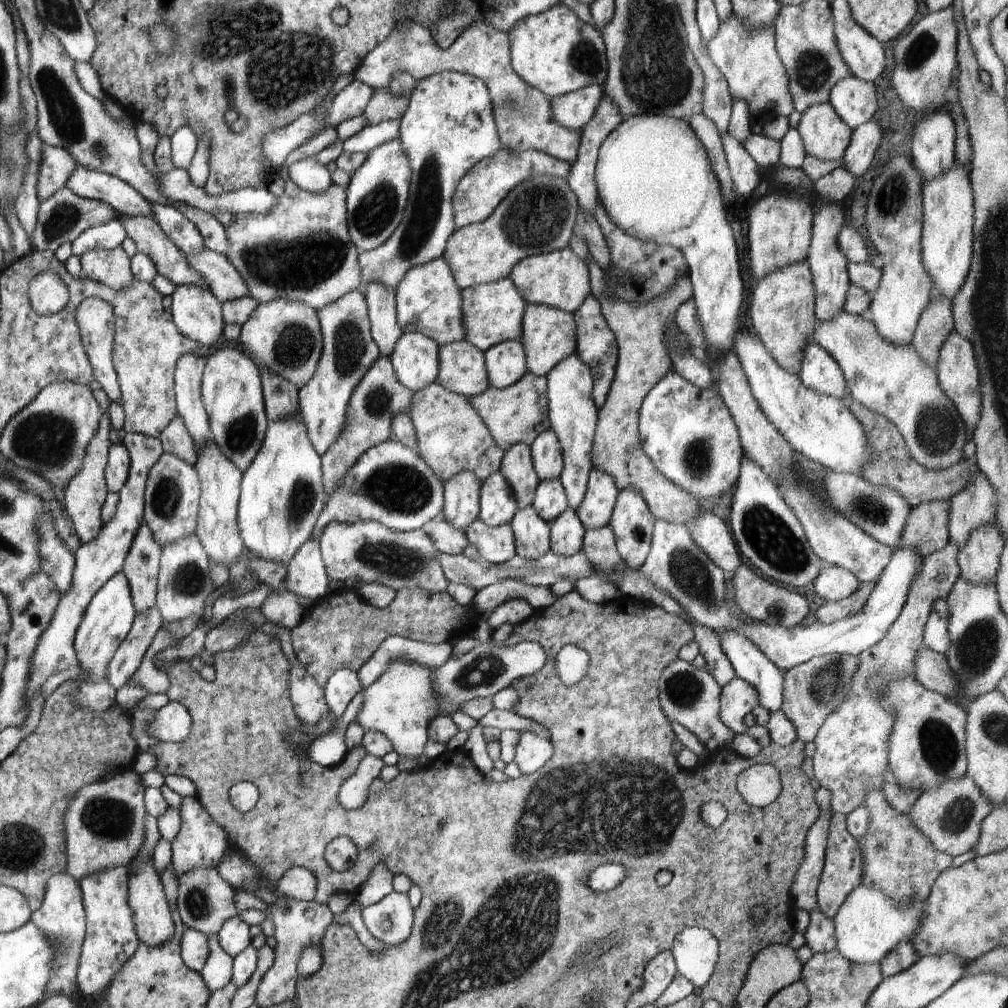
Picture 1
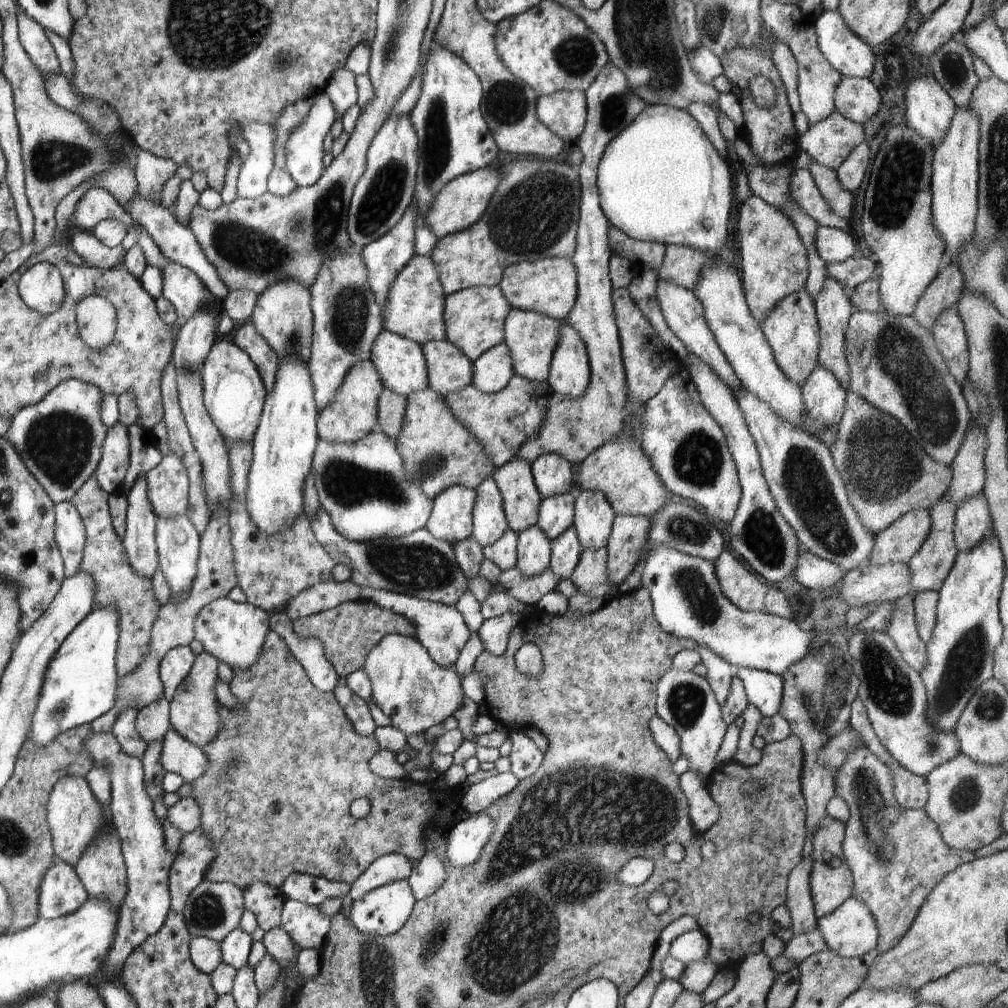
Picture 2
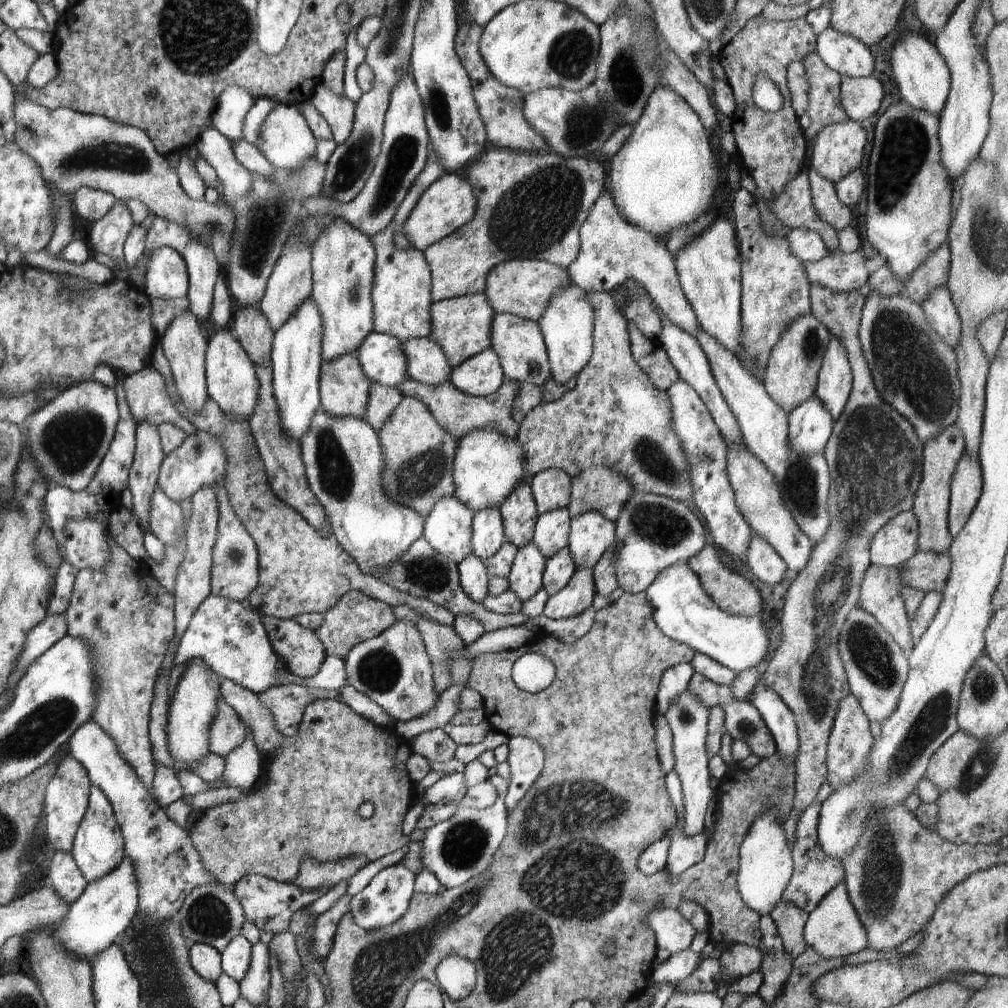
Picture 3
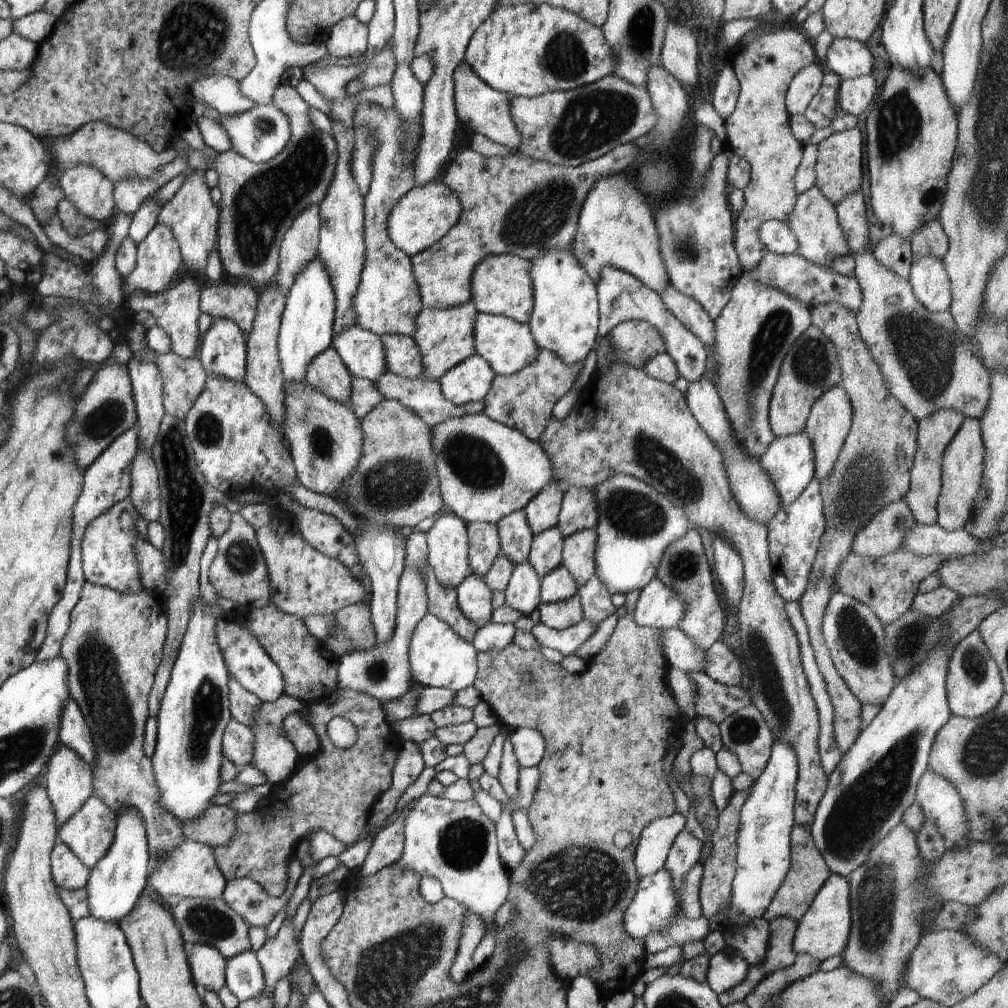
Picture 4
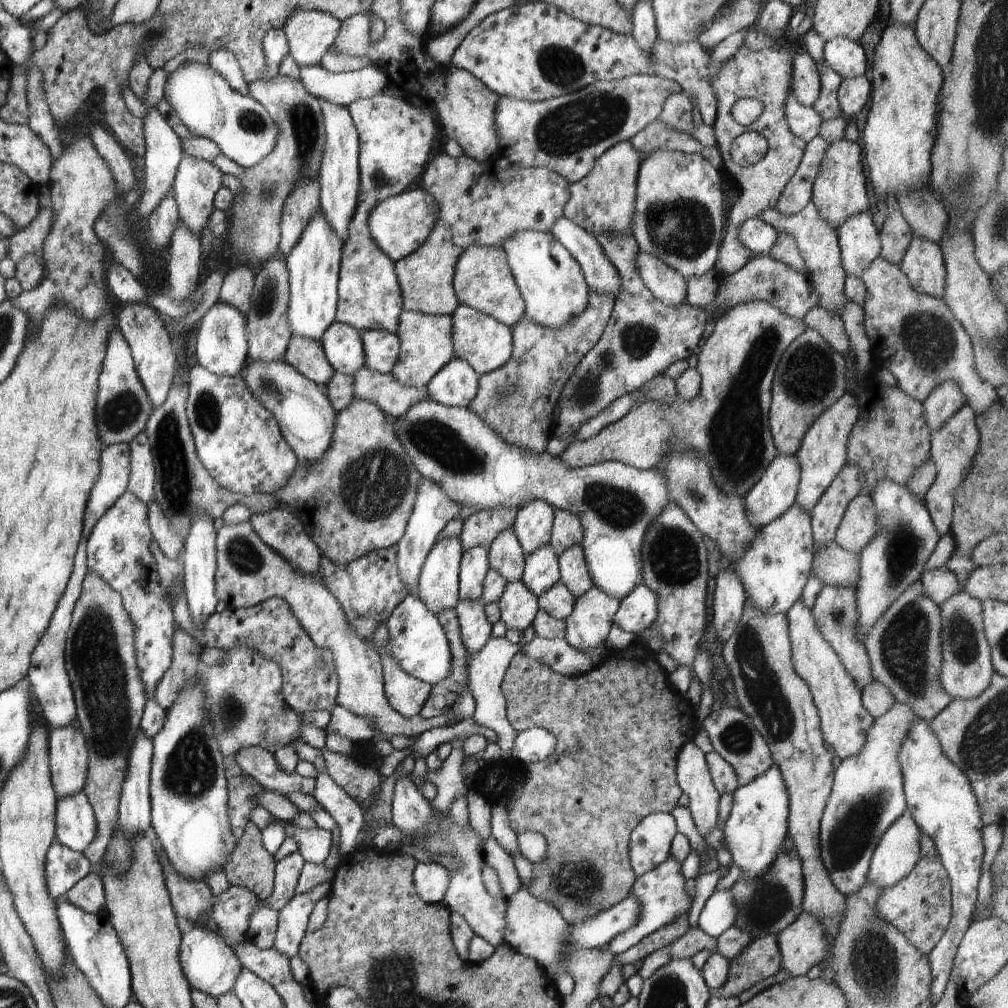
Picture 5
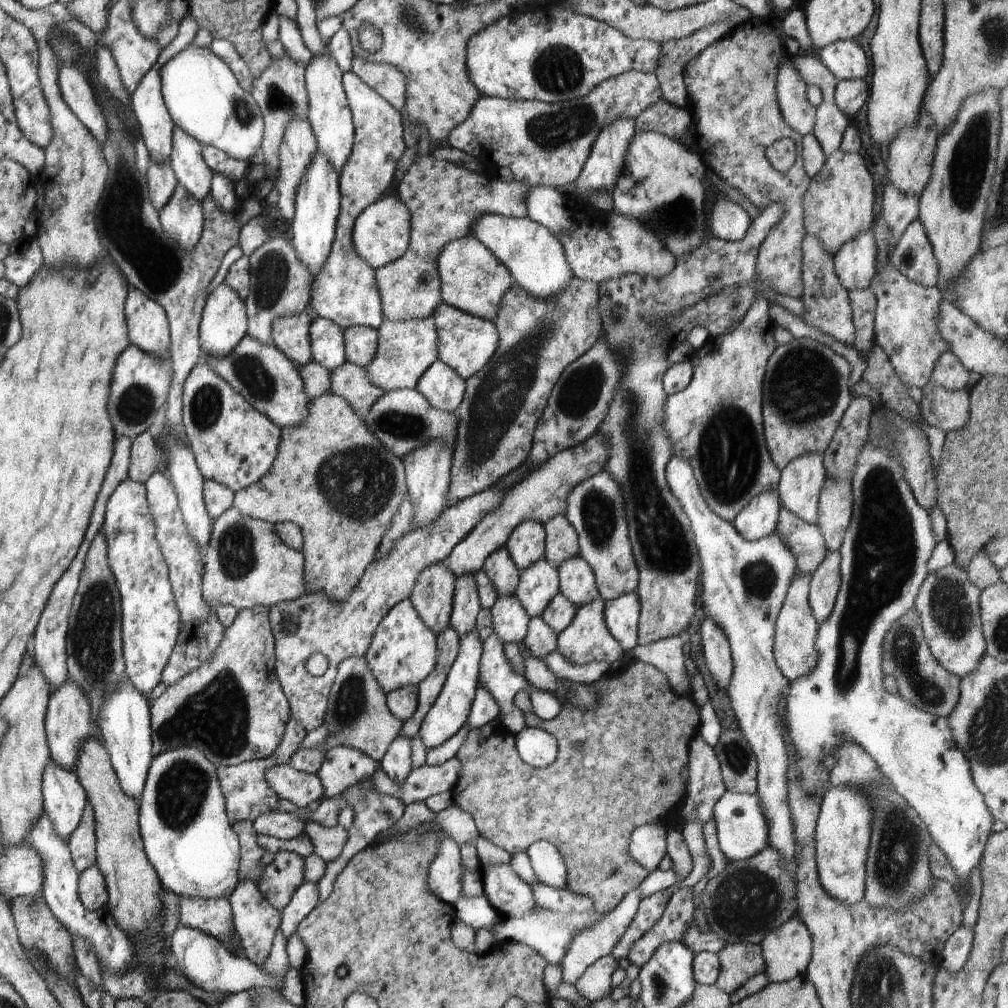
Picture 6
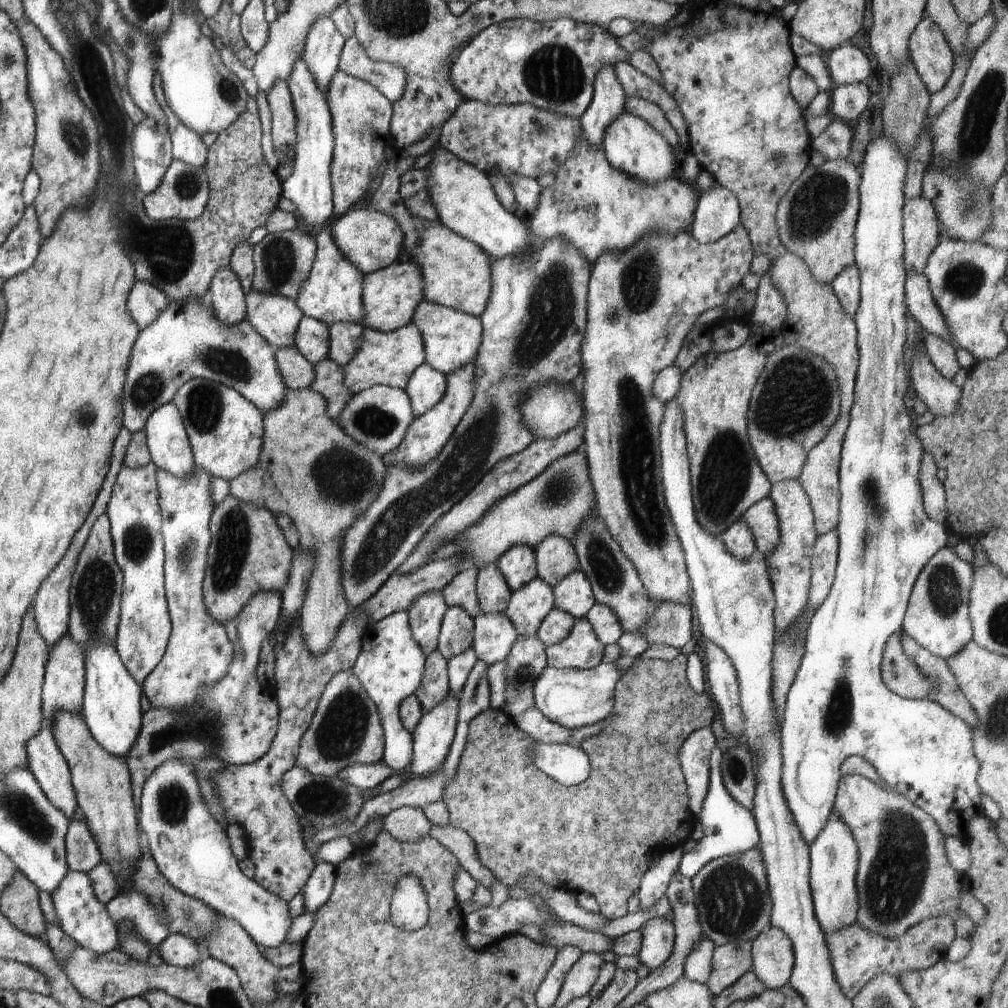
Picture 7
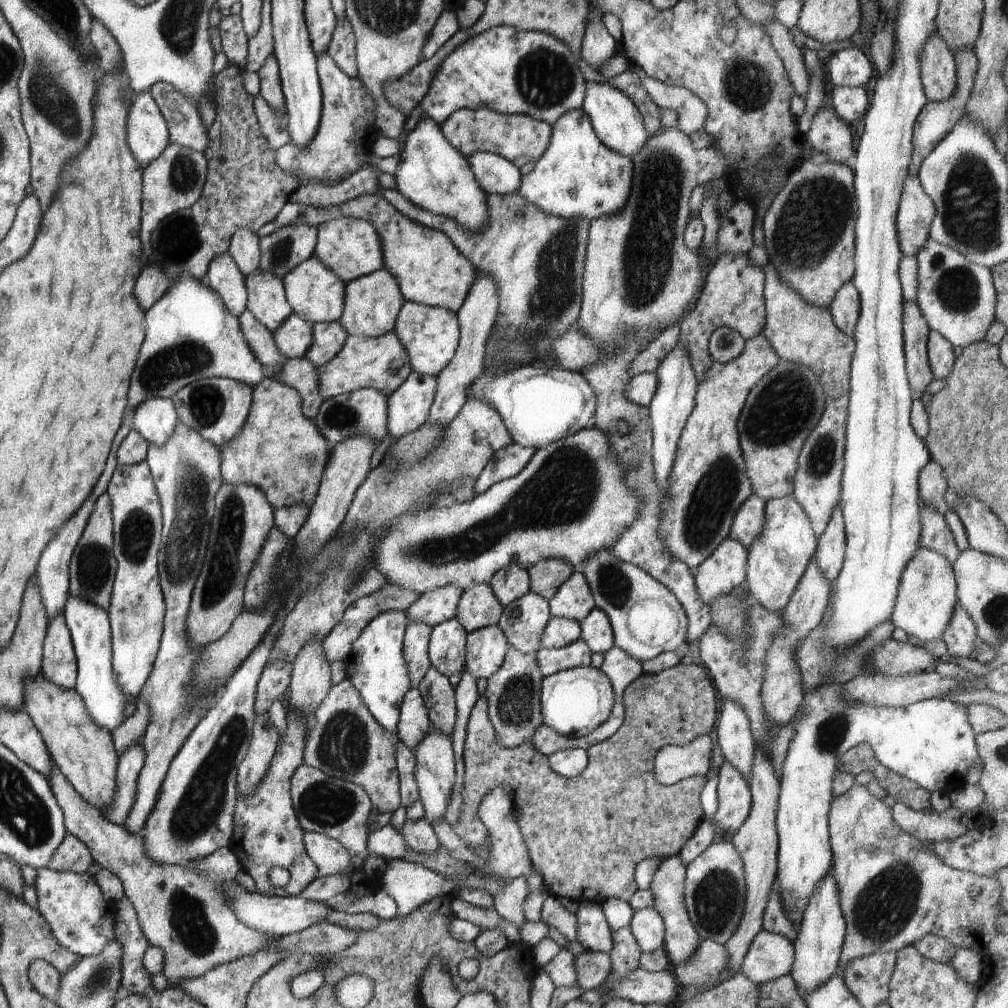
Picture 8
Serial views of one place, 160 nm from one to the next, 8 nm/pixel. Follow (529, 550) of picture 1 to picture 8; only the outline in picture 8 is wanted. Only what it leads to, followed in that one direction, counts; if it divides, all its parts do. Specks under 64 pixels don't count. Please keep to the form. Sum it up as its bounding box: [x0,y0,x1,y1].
[465,625,509,680]

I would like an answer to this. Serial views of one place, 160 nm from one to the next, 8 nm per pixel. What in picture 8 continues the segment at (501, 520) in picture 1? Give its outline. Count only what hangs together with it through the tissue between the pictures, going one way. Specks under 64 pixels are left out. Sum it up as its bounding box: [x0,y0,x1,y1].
[428,618,467,678]

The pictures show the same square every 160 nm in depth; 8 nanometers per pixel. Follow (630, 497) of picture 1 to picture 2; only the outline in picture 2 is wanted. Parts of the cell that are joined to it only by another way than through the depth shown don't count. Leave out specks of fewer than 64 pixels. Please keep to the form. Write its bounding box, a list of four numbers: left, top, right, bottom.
[606,515,650,586]

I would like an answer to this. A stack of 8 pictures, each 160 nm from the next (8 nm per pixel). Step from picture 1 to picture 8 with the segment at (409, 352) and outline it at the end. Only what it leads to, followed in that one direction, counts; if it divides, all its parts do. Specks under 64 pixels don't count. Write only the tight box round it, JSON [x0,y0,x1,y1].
[272,313,313,359]

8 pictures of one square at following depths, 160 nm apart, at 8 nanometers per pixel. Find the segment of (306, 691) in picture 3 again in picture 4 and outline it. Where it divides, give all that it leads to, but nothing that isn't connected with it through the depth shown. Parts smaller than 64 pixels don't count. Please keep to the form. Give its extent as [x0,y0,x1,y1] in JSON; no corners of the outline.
[282,712,321,758]

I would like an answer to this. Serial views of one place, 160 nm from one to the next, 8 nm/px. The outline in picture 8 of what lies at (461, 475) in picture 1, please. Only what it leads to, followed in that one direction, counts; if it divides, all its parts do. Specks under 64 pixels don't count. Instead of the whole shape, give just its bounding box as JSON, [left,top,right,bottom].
[403,623,432,689]

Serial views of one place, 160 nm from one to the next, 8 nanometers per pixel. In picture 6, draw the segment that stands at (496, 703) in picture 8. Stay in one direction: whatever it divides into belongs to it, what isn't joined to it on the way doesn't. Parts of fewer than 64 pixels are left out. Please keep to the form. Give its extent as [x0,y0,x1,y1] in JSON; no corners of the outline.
[524,616,558,660]

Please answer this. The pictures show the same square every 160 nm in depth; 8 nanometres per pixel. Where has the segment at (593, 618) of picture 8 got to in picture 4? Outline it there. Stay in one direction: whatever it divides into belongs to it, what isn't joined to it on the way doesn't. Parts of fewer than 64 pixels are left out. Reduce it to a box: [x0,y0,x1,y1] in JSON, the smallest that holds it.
[633,579,685,629]

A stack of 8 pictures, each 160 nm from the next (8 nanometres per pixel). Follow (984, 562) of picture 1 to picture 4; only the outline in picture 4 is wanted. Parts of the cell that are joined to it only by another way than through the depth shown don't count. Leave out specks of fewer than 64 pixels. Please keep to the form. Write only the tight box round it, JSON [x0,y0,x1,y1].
[935,417,985,531]

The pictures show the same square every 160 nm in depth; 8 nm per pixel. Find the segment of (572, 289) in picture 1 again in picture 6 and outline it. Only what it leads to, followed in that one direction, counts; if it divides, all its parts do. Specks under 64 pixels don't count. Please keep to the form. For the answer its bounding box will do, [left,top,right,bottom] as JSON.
[438,236,514,321]

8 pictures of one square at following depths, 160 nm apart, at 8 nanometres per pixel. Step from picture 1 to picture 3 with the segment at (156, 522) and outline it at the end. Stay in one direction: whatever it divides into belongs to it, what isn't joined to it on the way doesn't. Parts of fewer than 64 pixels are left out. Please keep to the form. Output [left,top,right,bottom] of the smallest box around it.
[157,429,226,504]

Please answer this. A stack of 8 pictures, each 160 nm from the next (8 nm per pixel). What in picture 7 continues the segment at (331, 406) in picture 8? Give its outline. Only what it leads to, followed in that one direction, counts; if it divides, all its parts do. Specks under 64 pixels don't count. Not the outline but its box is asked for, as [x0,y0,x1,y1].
[336,385,414,456]

